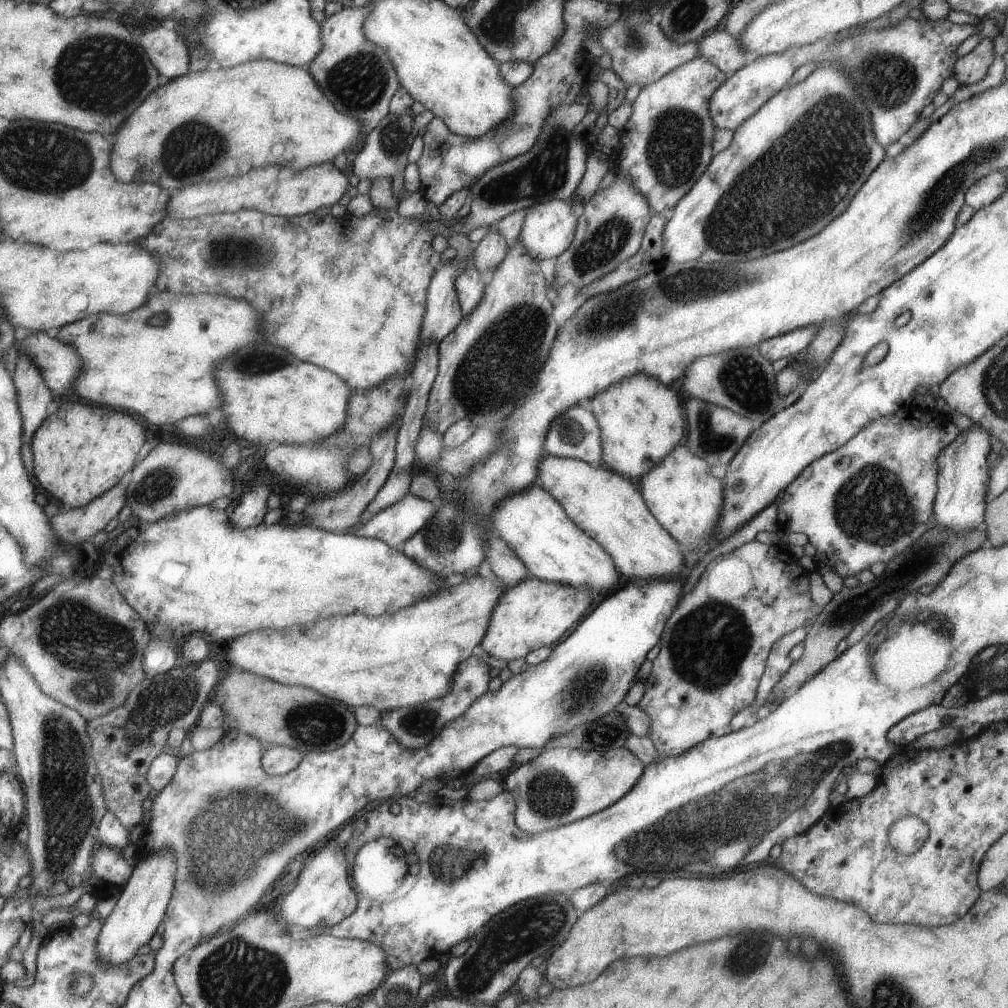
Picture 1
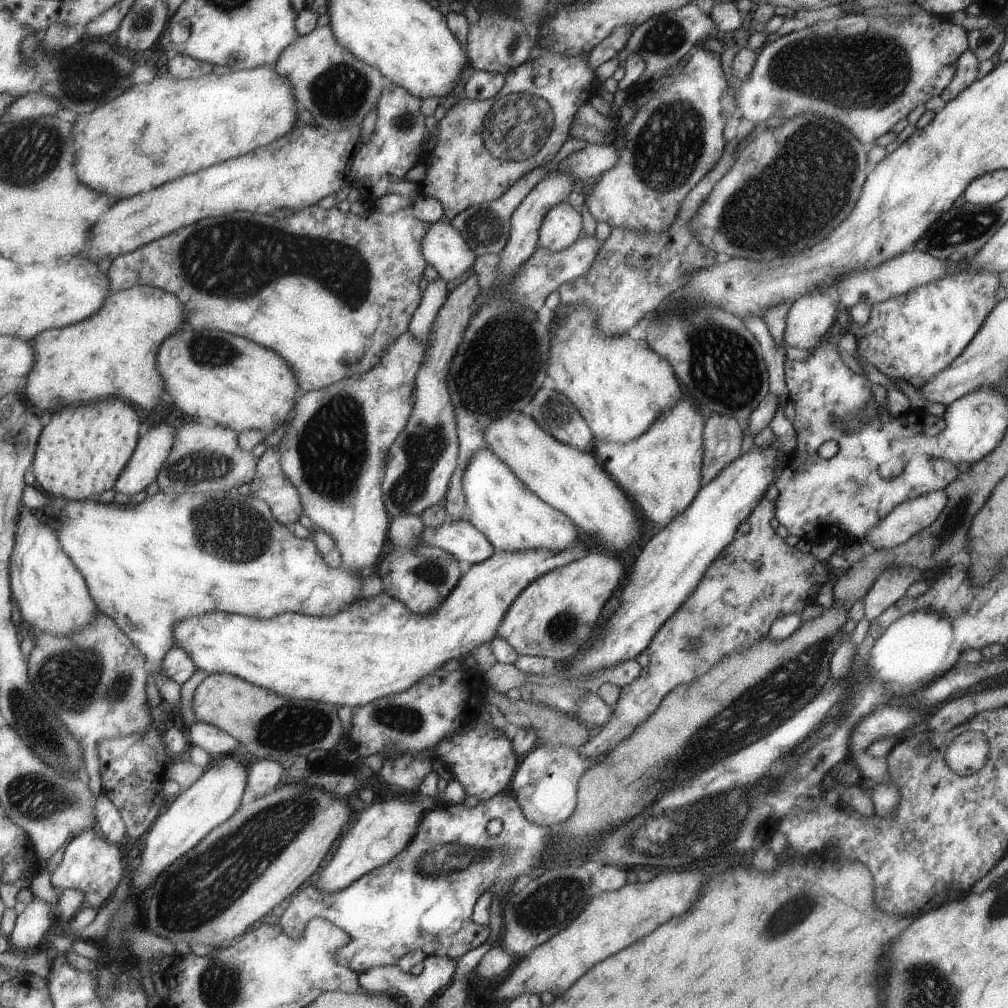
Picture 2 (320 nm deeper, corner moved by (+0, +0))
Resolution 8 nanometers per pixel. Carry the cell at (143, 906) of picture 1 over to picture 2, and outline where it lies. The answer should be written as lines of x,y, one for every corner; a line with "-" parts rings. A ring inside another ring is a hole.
230,754
214,759
203,774
195,779
184,790
180,790
171,798
171,803
162,814
153,821
150,829
146,832
143,852
141,852
141,866
133,870
133,884
137,888
151,886
155,874
166,868
178,856
187,852
191,846
195,846
205,834
214,826
227,820
243,802
248,771
239,757

